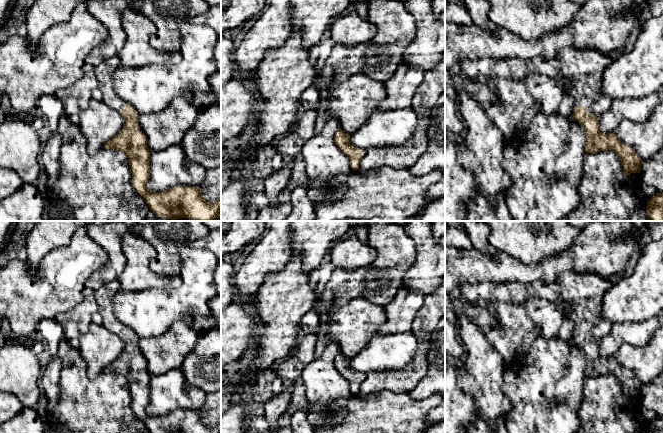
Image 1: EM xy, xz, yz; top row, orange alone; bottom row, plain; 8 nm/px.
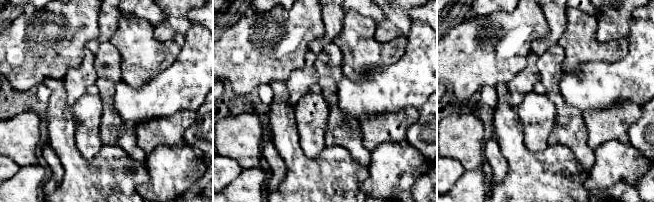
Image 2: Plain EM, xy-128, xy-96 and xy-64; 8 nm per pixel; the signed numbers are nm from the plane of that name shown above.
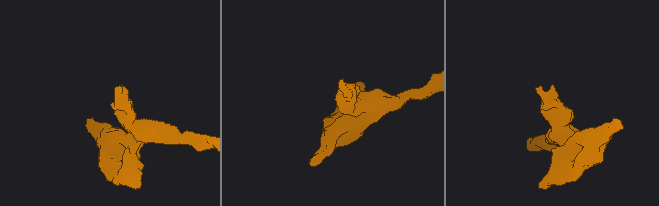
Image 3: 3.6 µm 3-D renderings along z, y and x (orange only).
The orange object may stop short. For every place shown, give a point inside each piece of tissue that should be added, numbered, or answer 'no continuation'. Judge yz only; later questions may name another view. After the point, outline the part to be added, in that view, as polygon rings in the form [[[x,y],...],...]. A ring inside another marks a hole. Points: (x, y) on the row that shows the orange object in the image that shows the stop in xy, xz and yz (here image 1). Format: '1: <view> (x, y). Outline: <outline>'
1: yz (584, 69). Outline: [[[565,47],[557,53],[559,71],[569,80],[564,94],[575,99],[575,107],[587,107],[590,115],[599,117],[607,111],[612,99],[602,92],[605,70],[613,61],[595,50],[578,50]]]

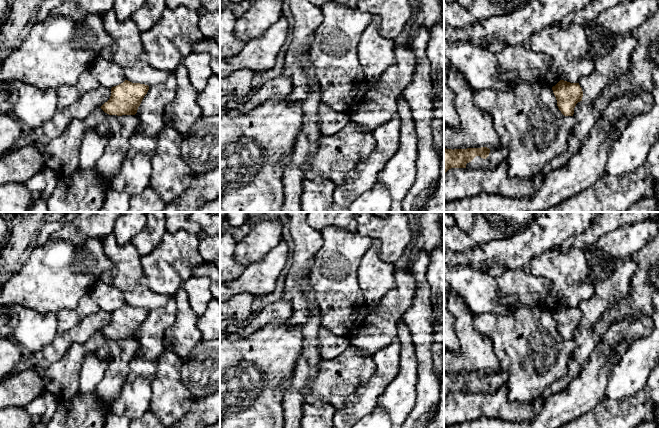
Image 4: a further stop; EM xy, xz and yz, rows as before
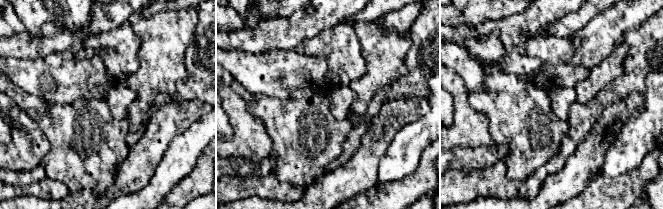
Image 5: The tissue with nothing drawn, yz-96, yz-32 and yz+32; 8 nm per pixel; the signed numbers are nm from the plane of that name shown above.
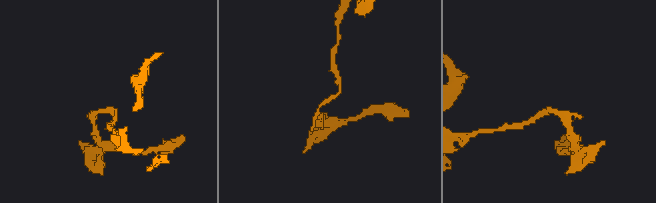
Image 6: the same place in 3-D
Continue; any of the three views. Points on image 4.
1: yz (498, 154). Outline: [[[499,145],[491,149],[489,156],[486,159],[476,156],[471,162],[466,164],[466,168],[481,169],[481,168],[495,168],[501,161],[505,160],[508,155],[508,150]]]

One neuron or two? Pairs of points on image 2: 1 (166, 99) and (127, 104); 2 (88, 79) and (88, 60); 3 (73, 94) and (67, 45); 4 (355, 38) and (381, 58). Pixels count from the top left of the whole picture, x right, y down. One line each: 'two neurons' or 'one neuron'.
1: one neuron
2: one neuron
3: two neurons
4: one neuron

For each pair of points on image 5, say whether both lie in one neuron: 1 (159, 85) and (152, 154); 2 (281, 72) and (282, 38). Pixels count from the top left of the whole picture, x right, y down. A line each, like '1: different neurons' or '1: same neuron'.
1: different neurons
2: different neurons

